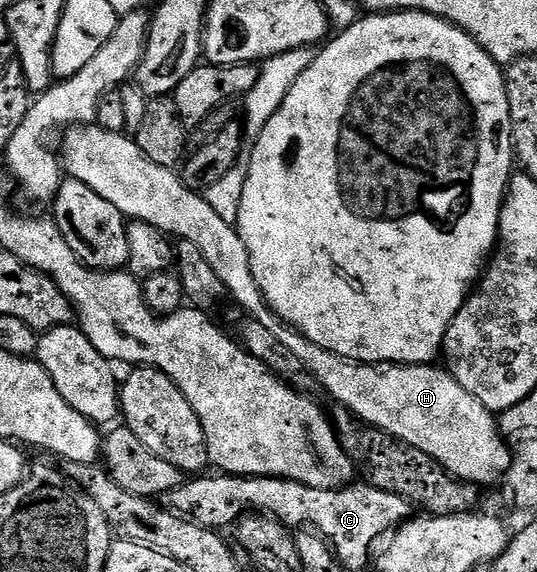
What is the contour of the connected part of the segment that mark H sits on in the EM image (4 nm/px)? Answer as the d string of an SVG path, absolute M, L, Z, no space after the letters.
M95 124L71 127L63 138L62 166L68 178L76 178L82 184L94 188L94 192L98 192L102 200L110 200L110 204L114 204L114 208L118 208L118 212L122 212L125 219L145 222L160 230L165 236L173 234L173 239L195 244L198 252L206 256L214 272L218 272L218 280L222 280L227 297L233 298L245 310L243 313L247 317L258 320L258 324L263 324L285 348L290 348L290 352L298 356L301 367L312 375L313 383L317 387L321 386L336 401L337 407L350 411L353 418L359 420L365 427L382 430L391 438L426 452L426 456L433 458L453 478L459 478L462 482L483 488L483 486L494 485L499 478L501 481L507 475L512 463L513 451L510 446L508 450L507 444L504 443L507 442L505 435L500 433L493 411L487 410L482 400L470 396L470 392L466 392L466 388L462 388L462 384L458 384L458 380L453 374L448 373L447 369L439 365L436 367L436 364L406 366L394 362L355 362L306 340L306 336L299 334L294 327L287 326L268 307L263 292L258 288L258 280L254 280L254 272L250 268L250 252L246 252L246 246L242 244L235 225L222 220L222 216L218 216L218 212L210 208L207 197L193 187L186 186L183 177L173 167L154 164L154 160L145 156L142 148L138 148L136 141L127 133L115 134Z

